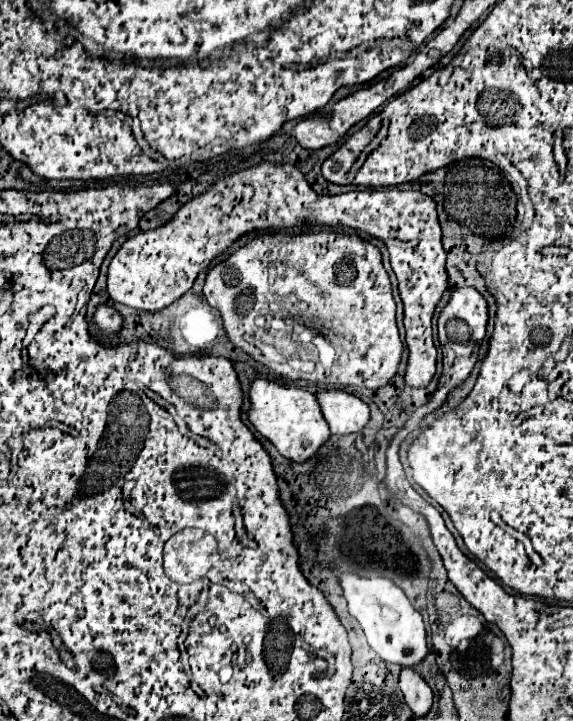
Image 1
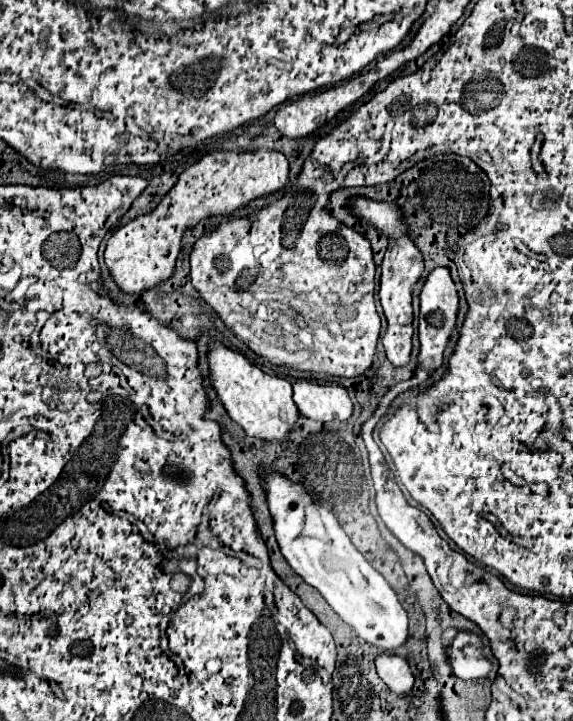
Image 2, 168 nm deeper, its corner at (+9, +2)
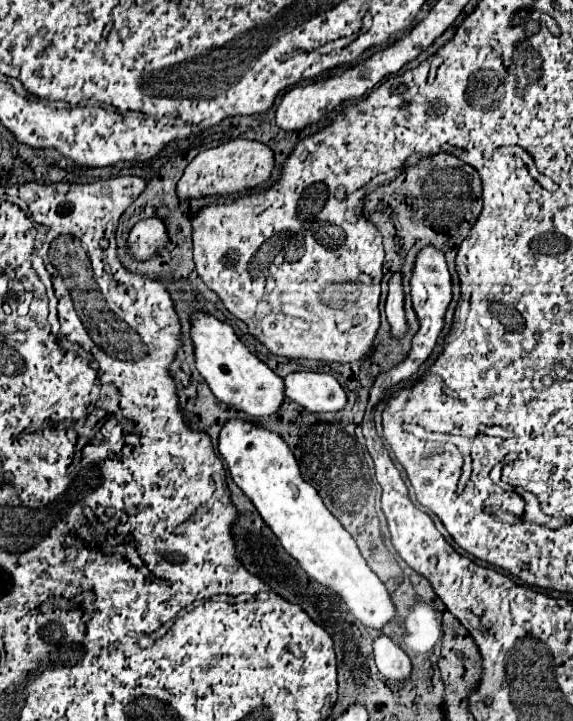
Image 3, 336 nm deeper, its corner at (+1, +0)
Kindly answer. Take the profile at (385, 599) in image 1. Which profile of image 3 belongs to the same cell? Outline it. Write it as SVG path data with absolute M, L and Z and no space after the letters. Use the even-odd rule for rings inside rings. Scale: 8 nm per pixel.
M231 416L219 432L217 450L233 482L249 496L265 524L301 568L319 584L335 590L351 608L353 616L367 628L381 630L395 616L395 606L385 584L367 566L351 534L325 508L317 490L301 478L297 460L285 440L277 432Z

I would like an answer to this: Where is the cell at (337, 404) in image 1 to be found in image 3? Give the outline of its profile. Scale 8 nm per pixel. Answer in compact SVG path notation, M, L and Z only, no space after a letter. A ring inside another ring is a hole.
M293 372L283 378L287 398L309 412L337 412L345 408L347 396L341 384L323 372Z

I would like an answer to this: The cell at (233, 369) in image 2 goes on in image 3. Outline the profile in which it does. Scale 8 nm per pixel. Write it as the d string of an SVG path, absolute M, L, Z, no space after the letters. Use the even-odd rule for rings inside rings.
M193 312L191 340L195 346L195 366L219 402L225 402L253 418L279 412L285 398L283 378L279 378L267 364L253 356L229 324L207 312Z

